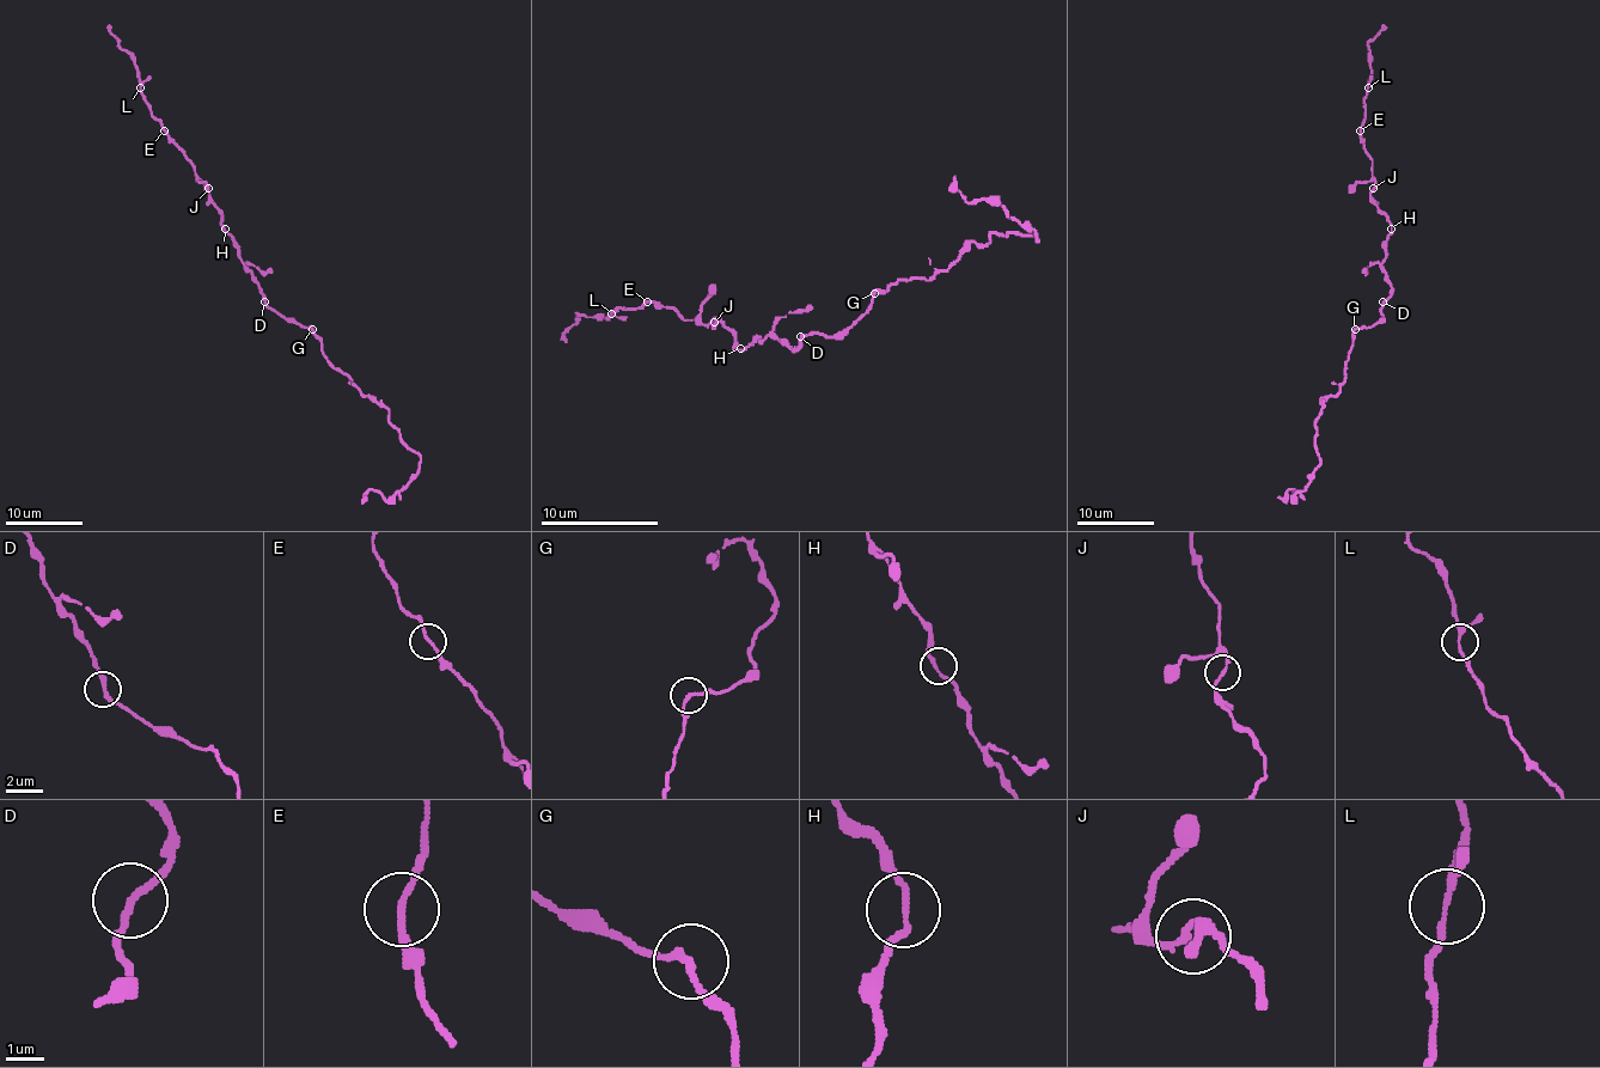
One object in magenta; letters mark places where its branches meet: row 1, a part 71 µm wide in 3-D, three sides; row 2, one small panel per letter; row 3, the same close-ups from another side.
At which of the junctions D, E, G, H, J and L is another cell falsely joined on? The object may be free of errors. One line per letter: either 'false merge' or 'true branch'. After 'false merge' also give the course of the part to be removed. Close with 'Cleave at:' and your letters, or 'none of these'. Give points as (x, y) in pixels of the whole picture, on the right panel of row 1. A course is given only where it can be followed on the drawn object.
D: true branch
E: true branch
G: true branch
H: true branch
J: true branch
L: true branch
Cleave at: none of these

